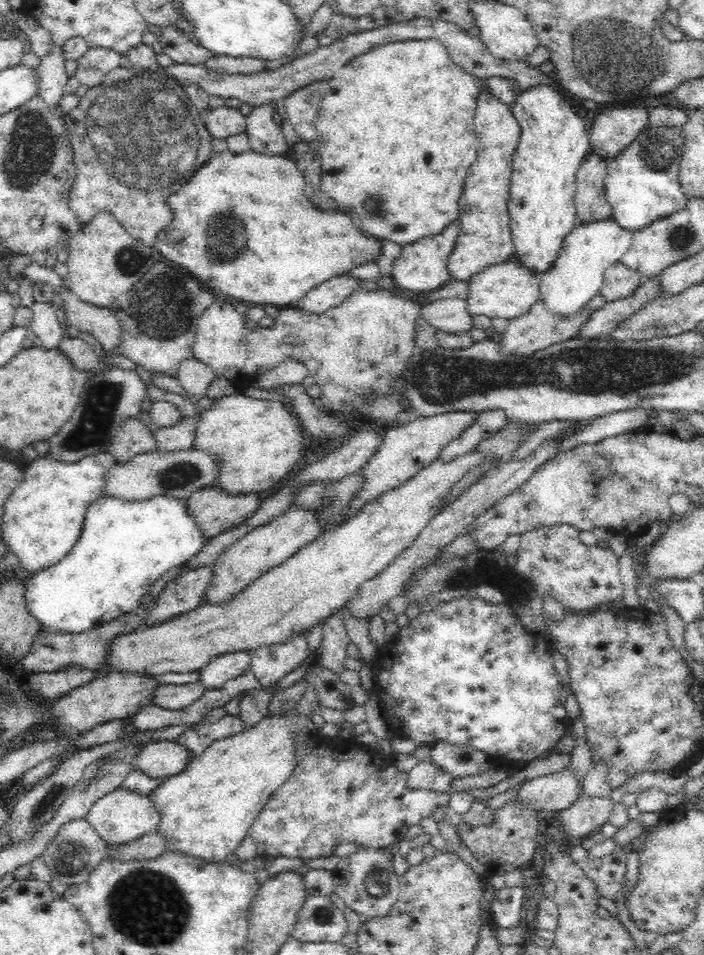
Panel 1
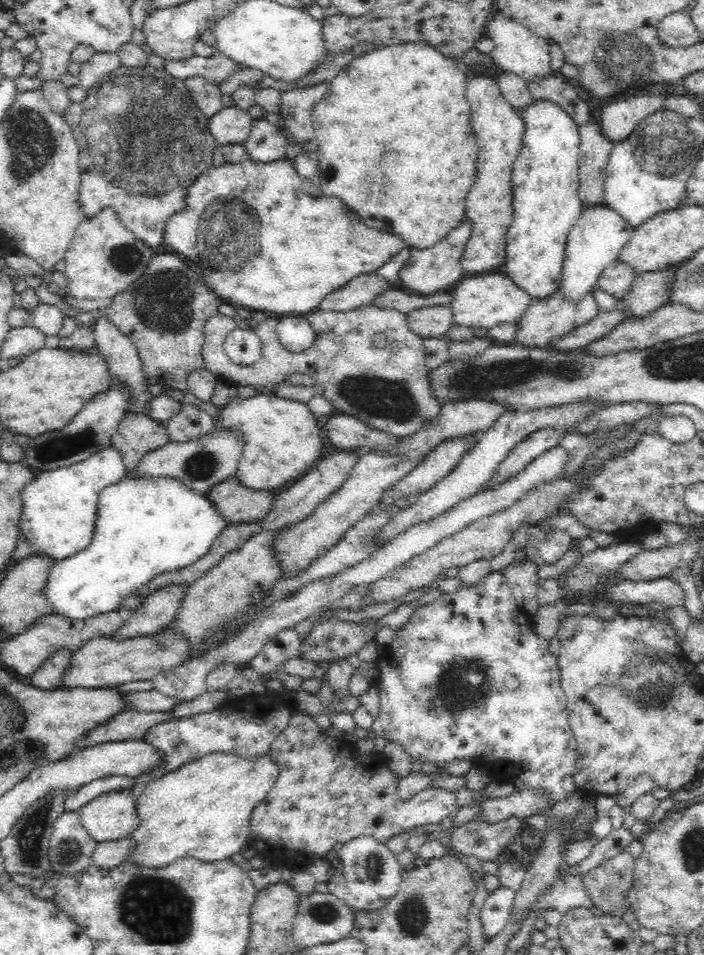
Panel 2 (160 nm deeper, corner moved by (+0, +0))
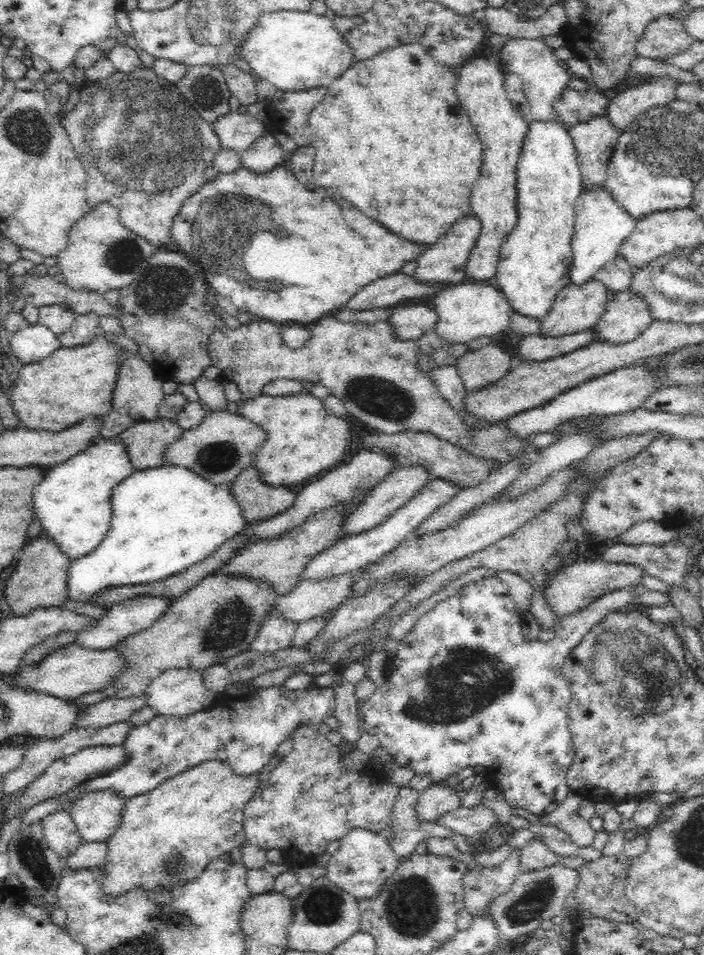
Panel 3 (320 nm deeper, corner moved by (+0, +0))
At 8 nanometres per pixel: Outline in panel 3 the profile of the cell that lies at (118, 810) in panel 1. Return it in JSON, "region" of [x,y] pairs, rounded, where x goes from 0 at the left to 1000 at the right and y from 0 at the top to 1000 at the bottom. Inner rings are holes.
{"region":[[[162,826],[122,830],[99,846],[99,853],[121,882],[148,882],[170,867],[176,835]]]}

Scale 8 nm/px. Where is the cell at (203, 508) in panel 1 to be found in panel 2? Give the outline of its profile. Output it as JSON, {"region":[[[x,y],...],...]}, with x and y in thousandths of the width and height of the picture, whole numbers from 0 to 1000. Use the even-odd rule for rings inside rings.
{"region":[[[332,498],[311,505],[288,517],[305,538],[324,550],[372,545],[389,528],[389,515],[361,514],[338,507]]]}

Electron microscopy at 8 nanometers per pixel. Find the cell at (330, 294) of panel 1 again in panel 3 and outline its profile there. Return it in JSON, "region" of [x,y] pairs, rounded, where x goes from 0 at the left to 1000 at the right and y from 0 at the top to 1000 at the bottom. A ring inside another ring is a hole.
{"region":[[[563,285],[517,298],[486,323],[518,326],[534,321],[564,319],[572,314],[614,310],[631,302],[621,297],[597,297],[582,288]]]}

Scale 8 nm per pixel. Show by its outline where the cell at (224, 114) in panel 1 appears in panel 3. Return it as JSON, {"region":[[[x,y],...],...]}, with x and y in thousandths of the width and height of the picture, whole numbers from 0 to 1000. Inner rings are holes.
{"region":[[[342,115],[311,121],[303,128],[303,135],[315,156],[344,159],[378,137],[378,131]]]}

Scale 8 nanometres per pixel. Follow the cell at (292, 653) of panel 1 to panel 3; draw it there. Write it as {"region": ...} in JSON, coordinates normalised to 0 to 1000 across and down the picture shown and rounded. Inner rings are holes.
{"region":[[[384,640],[371,653],[364,668],[355,673],[355,680],[378,688],[392,681],[409,679],[415,676],[420,657],[422,653],[402,647],[393,647]]]}

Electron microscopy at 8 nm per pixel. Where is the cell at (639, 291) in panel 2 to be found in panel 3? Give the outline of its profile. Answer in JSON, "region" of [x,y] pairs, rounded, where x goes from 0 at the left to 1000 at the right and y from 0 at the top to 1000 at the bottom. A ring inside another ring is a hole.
{"region":[[[898,303],[874,308],[847,339],[847,357],[869,359],[901,356],[926,336],[926,326],[915,309]]]}

